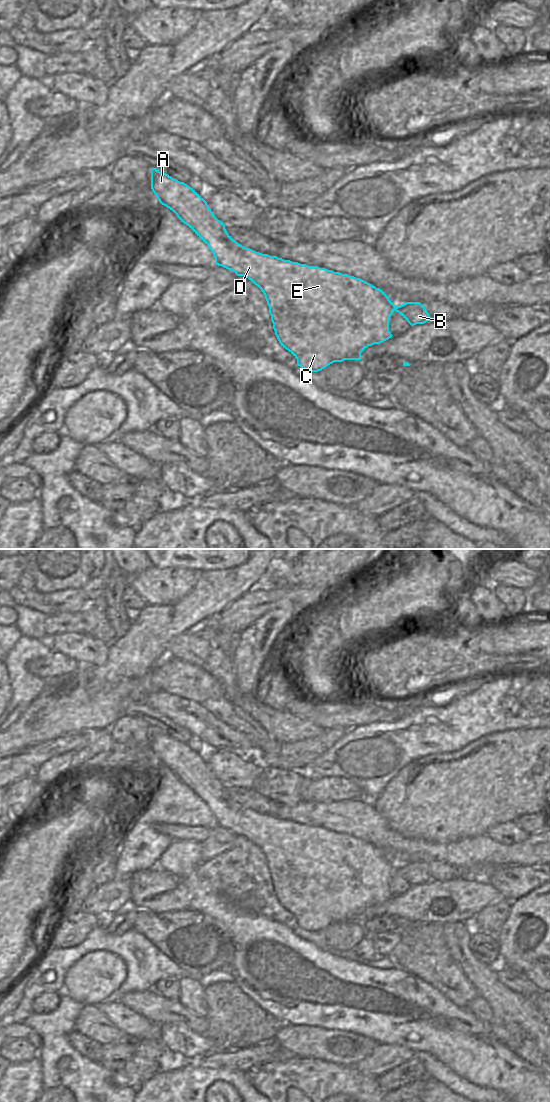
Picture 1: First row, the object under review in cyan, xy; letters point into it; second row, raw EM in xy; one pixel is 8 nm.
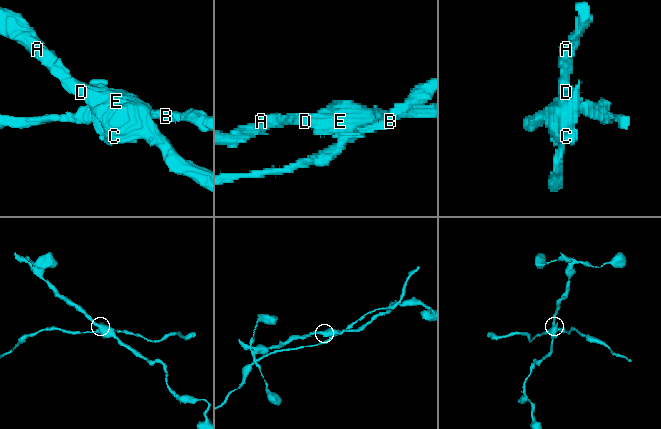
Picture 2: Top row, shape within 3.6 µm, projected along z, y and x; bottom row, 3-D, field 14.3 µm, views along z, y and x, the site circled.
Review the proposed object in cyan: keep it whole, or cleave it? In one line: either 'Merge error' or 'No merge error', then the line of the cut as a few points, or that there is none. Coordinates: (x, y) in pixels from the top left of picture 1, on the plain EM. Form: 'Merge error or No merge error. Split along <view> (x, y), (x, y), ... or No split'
Merge error. Split along xy (396, 867), (394, 869).

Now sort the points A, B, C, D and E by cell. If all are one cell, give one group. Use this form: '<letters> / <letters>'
A C D E / B

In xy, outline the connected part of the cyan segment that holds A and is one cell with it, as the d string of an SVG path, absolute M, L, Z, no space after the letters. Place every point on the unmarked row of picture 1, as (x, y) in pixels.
M151 728L151 749L159 762L172 770L209 807L216 825L248 838L261 849L275 895L281 906L297 919L297 926L318 932L334 922L361 920L361 913L368 906L380 904L393 896L389 891L389 879L396 866L381 849L348 834L284 820L242 806L227 793L223 782L215 777L207 762L193 748L156 728Z

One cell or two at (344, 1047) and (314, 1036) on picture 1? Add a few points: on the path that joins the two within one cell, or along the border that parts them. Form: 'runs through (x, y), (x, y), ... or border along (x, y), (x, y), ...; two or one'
runs through (337, 1046), (321, 1043); one

